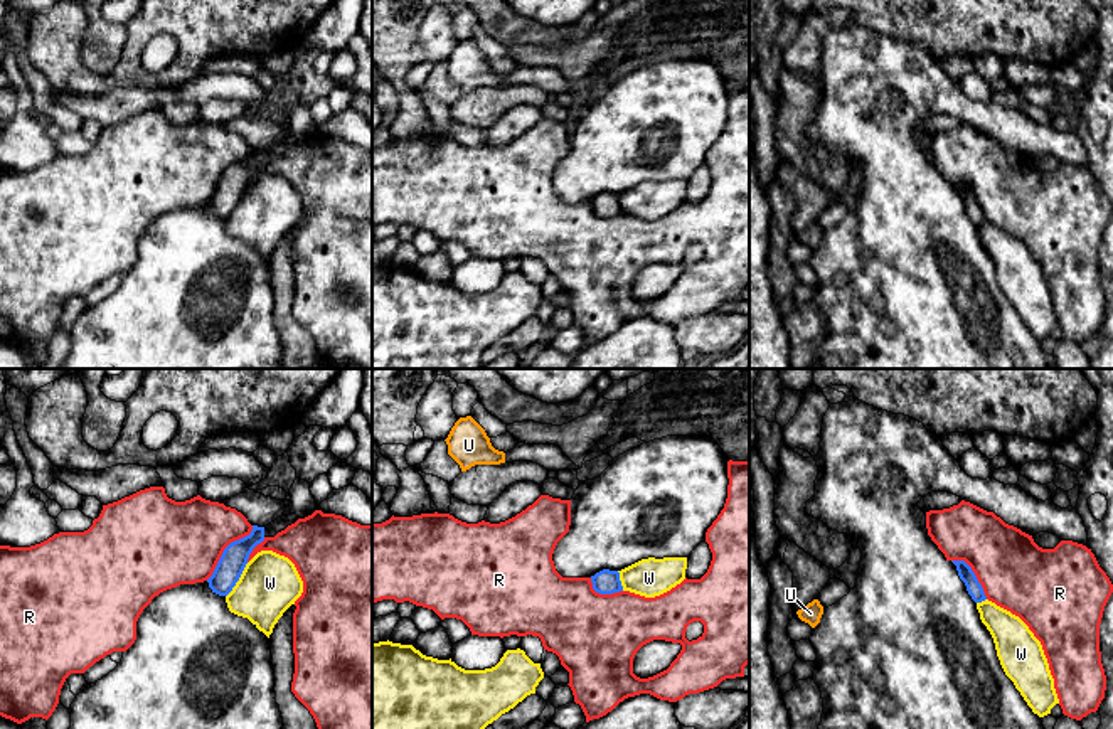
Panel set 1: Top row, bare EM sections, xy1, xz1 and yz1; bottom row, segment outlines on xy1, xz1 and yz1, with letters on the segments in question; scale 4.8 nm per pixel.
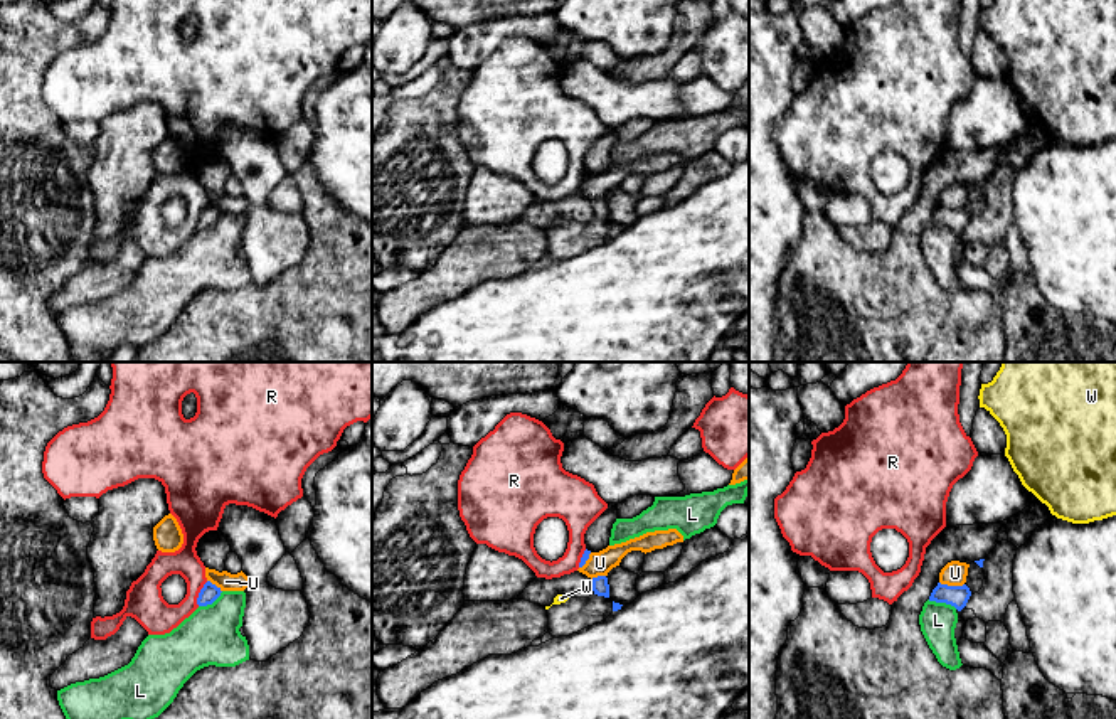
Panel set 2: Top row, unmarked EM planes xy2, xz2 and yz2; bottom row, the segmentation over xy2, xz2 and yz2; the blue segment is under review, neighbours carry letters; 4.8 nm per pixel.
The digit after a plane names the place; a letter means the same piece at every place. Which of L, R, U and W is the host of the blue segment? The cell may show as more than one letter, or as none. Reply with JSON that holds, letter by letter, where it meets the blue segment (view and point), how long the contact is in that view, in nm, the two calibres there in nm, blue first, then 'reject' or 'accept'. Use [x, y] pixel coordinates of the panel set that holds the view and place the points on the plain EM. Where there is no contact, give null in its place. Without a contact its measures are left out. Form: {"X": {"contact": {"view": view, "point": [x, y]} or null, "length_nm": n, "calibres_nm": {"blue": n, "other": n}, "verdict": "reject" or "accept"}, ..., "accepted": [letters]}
{"L": {"contact": {"view": "yz2", "point": [943, 224]}, "length_nm": 150, "calibres_nm": {"blue": 100, "other": 180}, "verdict": "reject"}, "R": {"contact": {"view": "xy1", "point": [224, 172]}, "length_nm": 340, "calibres_nm": {"blue": 130, "other": 400}, "verdict": "reject"}, "U": {"contact": {"view": "yz2", "point": [951, 209]}, "length_nm": 120, "calibres_nm": {"blue": 100, "other": 120}, "verdict": "reject"}, "W": {"contact": {"view": "xy1", "point": [238, 202]}, "length_nm": 200, "calibres_nm": {"blue": 130, "other": 280}, "verdict": "reject"}, "accepted": []}

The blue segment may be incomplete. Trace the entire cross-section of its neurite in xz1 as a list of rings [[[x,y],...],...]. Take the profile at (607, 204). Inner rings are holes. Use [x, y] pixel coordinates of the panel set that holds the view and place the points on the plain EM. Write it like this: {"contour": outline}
{"contour": [[[603,192],[591,199],[593,212],[599,217],[613,217],[623,214],[620,195]]]}

